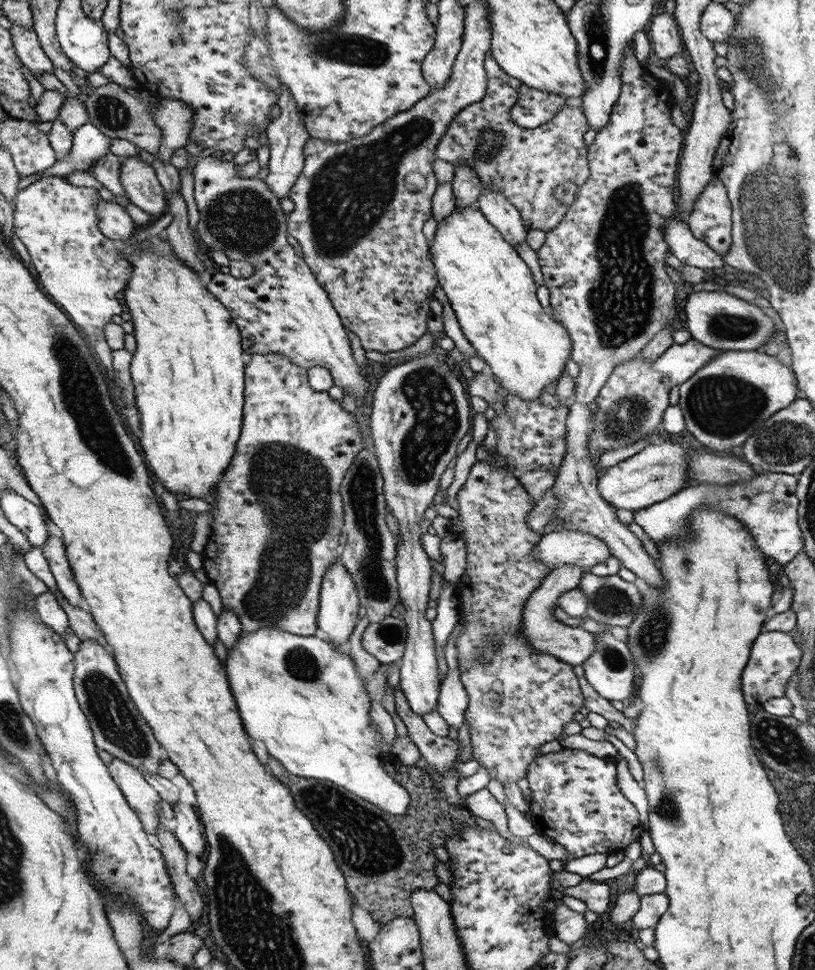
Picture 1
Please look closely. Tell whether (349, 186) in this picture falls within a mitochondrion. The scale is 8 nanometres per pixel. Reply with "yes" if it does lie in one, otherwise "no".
yes

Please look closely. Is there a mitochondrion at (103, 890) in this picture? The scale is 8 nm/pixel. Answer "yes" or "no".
no

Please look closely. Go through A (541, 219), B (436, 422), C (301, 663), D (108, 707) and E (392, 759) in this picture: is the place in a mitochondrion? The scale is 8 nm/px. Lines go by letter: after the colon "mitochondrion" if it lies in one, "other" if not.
A: other
B: mitochondrion
C: mitochondrion
D: mitochondrion
E: other

